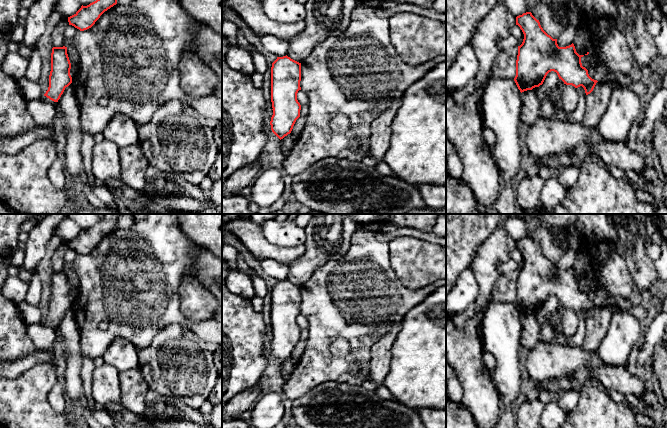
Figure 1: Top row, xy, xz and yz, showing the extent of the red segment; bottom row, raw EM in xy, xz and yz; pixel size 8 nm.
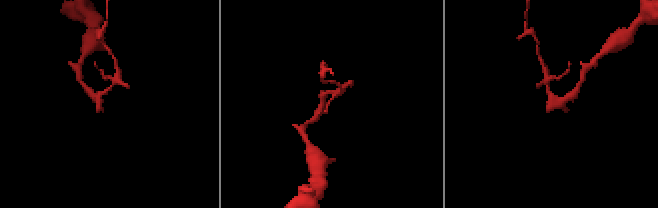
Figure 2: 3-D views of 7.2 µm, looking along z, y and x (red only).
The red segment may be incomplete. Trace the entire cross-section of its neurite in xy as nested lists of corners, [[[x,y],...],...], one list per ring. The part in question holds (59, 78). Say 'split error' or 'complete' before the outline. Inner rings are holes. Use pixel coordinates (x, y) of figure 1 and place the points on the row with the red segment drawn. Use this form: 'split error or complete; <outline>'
split error; [[[53,47],[48,90],[43,97],[27,101],[28,112],[37,126],[54,128],[57,114],[55,103],[58,102],[65,88],[72,83],[70,69],[67,47]]]

